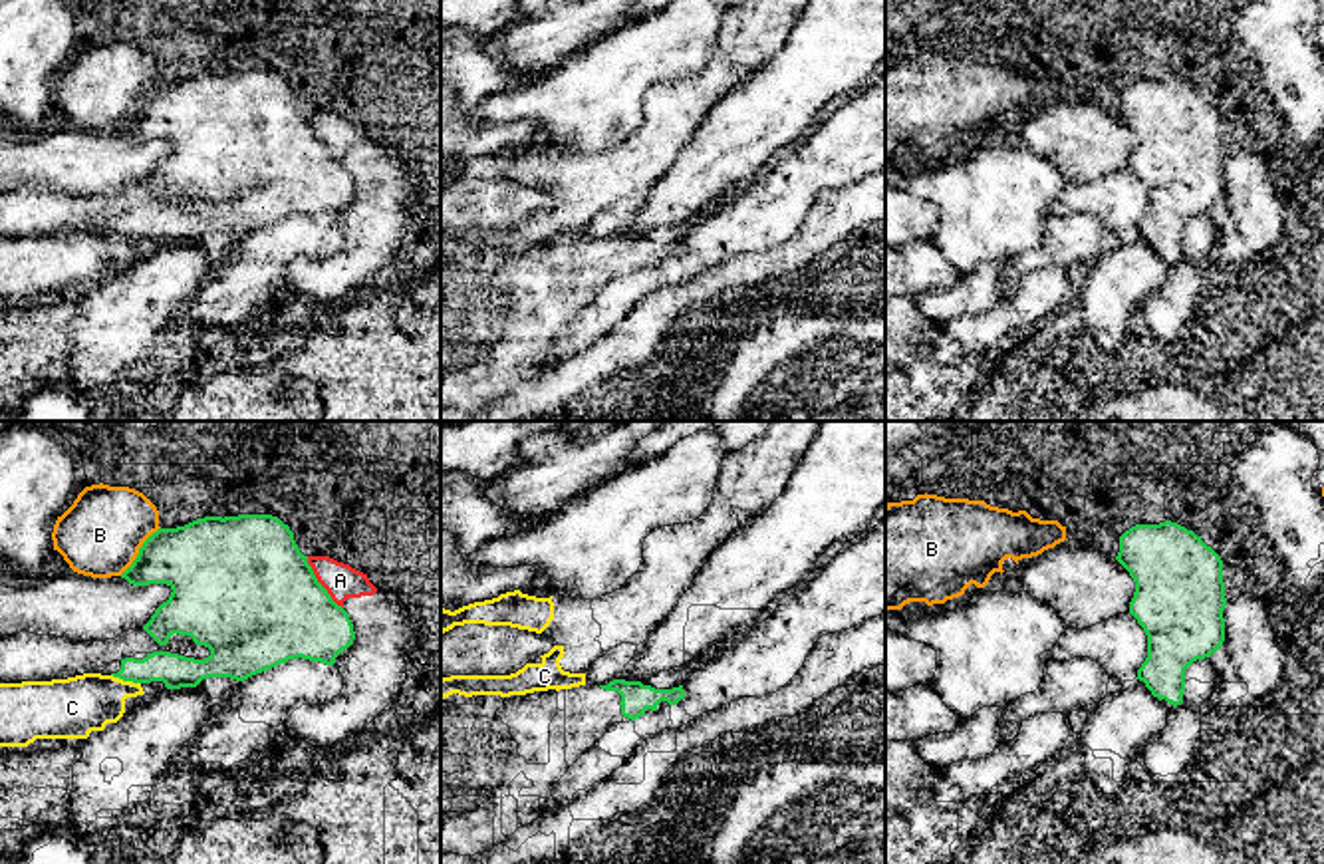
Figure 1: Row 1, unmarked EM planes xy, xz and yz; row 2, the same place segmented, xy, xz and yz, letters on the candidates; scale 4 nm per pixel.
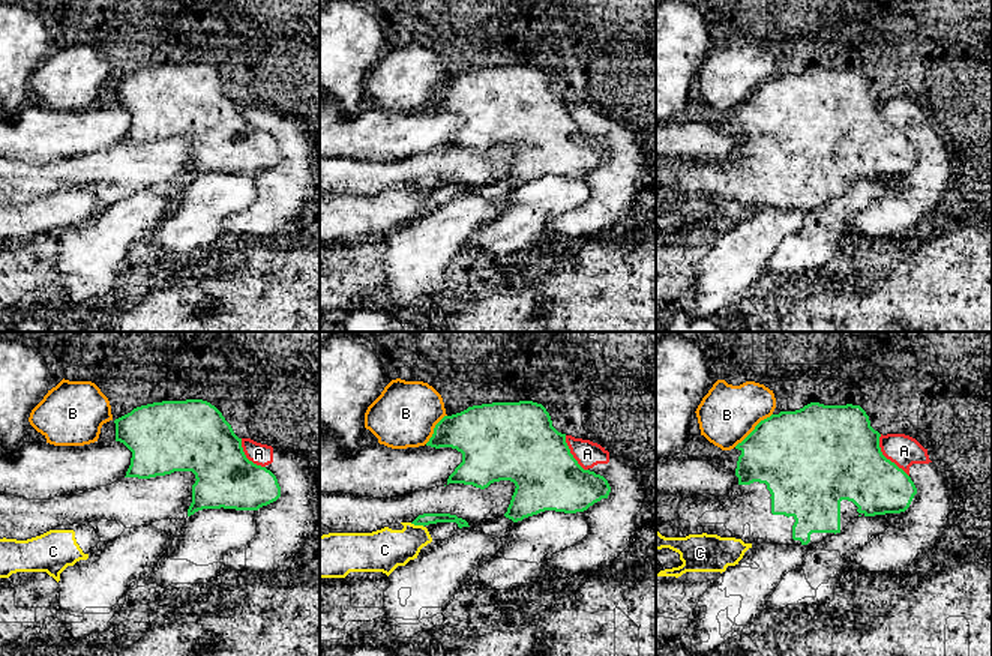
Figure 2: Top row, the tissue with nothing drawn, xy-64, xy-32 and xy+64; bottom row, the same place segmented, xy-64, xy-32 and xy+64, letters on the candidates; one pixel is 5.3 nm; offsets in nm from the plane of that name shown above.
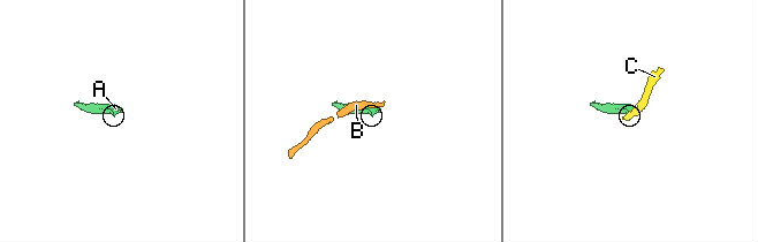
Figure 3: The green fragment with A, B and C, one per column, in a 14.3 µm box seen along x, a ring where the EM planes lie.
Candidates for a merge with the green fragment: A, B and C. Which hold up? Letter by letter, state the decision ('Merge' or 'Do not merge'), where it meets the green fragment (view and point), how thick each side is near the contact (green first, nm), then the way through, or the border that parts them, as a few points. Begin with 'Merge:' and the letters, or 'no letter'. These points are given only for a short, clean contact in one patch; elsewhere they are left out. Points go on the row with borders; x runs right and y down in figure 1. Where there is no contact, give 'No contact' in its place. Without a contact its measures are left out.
Merge: no letter
A: Do not merge. Touches green at xy (318, 582). Thickness 500 nm (green) against 140 nm
B: Do not merge. Touches green at xy (139, 551). Thickness 320 nm (green) against 340 nm
C: Do not merge. Touches green at xy (126, 680). Thickness 140 nm (green) against 240 nm. Boundary: xy (112, 674), (139, 684)

